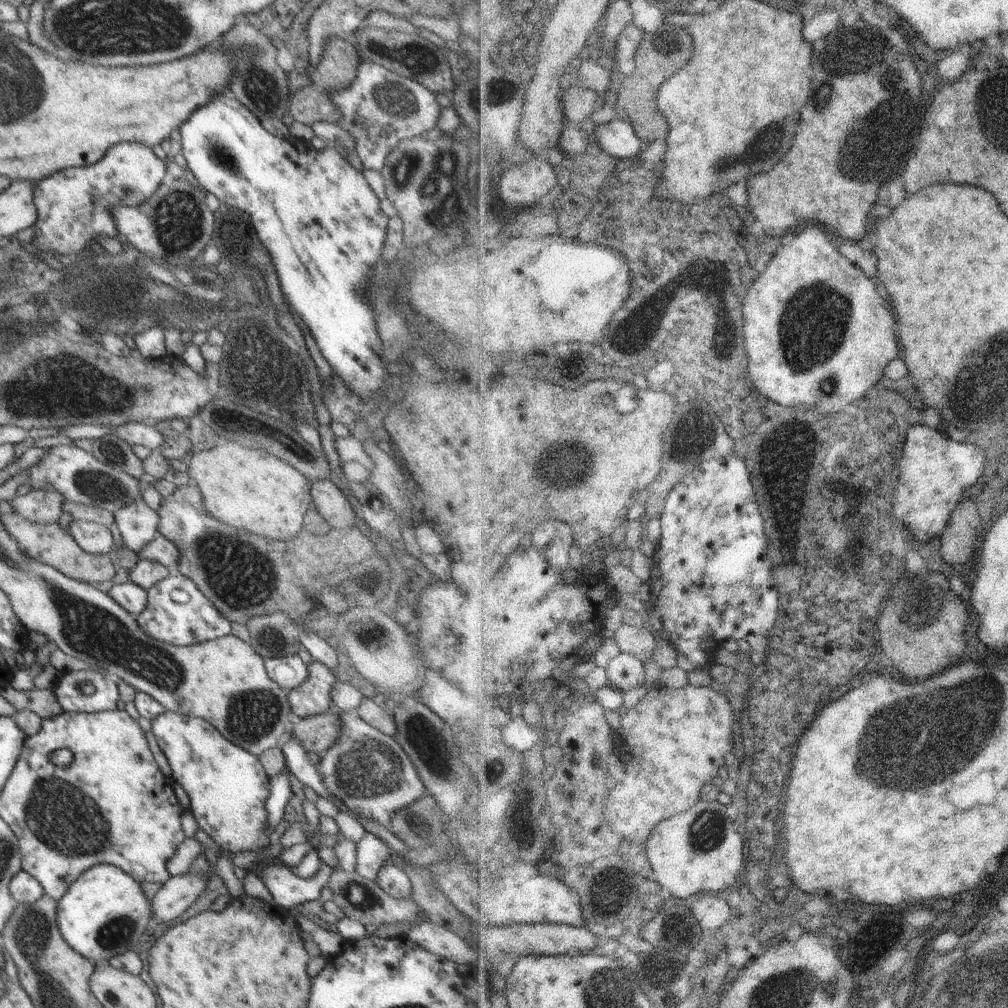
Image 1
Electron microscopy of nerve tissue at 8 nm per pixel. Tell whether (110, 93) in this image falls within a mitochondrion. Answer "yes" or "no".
no

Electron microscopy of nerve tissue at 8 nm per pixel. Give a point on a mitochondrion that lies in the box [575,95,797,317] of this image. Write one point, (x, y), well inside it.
(764, 141)

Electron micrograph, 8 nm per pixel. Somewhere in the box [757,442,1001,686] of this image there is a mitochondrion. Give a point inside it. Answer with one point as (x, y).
(927, 604)

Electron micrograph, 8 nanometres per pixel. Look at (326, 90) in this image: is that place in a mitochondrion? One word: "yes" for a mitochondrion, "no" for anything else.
no

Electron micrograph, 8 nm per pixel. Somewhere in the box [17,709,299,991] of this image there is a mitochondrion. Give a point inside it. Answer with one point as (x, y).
(55, 812)

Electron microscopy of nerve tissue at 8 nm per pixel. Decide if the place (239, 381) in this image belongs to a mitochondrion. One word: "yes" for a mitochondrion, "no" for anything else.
yes

